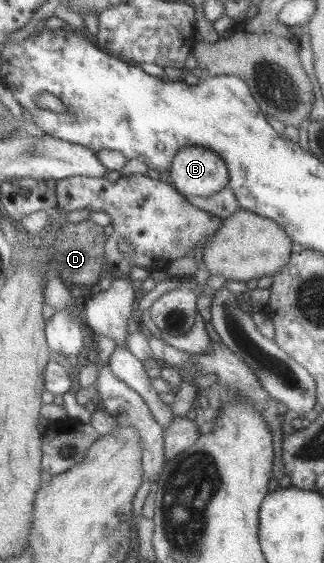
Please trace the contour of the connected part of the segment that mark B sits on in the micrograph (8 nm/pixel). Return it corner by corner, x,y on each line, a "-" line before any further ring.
184,146
175,153
165,178
184,197
213,196
228,183
224,160
202,146

